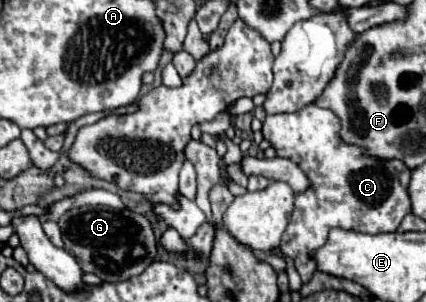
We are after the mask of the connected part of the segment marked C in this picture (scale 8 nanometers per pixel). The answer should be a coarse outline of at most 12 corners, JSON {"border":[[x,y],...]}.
{"border":[[332,111],[266,115],[264,139],[312,179],[280,251],[302,283],[330,229],[392,233],[410,169],[340,139]]}

